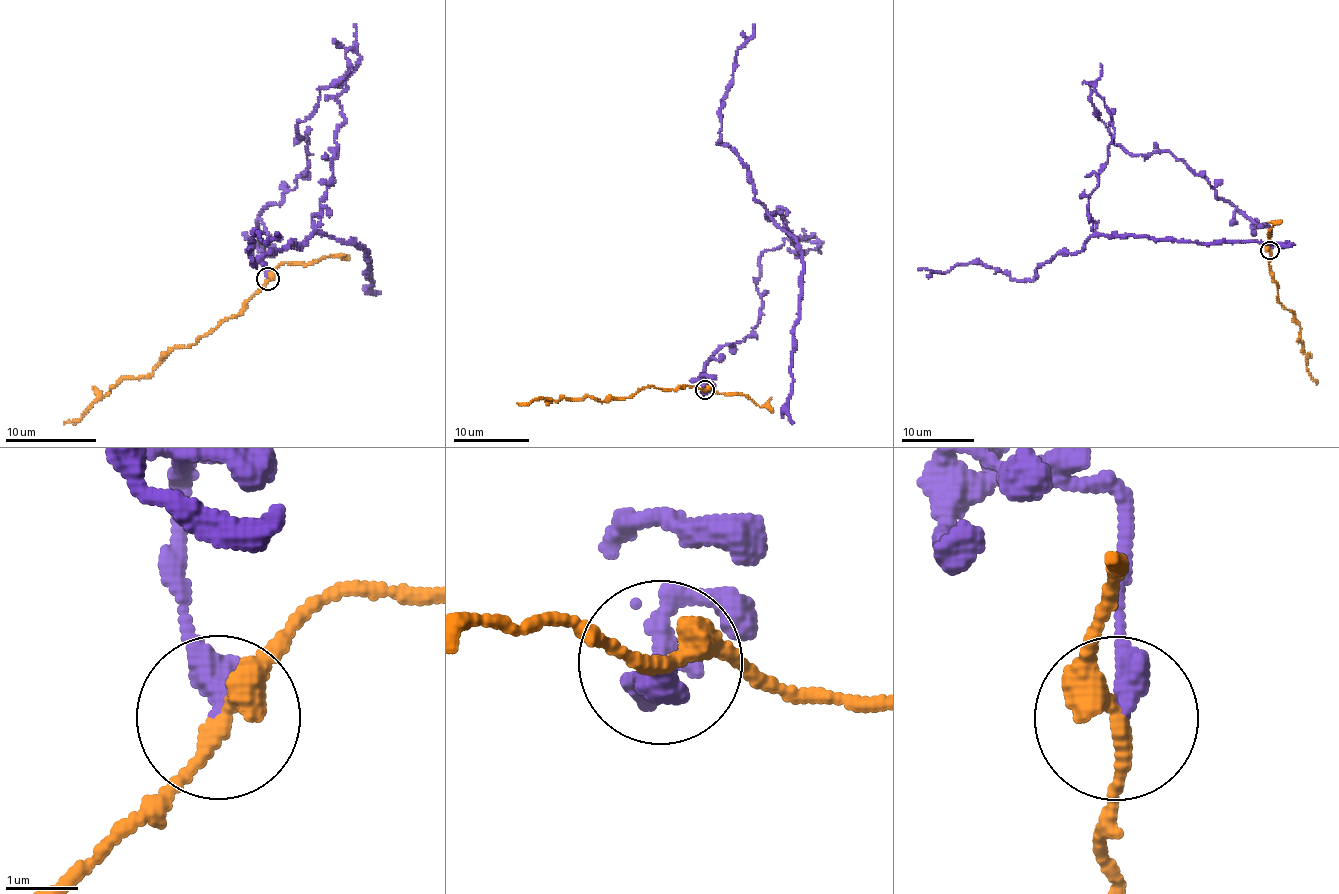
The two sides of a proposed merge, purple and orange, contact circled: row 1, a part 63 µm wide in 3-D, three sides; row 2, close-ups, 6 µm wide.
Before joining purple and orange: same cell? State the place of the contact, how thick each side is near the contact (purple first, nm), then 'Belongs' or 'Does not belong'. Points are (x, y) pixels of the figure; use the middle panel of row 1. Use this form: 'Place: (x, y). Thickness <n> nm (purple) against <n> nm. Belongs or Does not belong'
Place: (705, 390). Thickness 380 nm (purple) against 320 nm. Does not belong

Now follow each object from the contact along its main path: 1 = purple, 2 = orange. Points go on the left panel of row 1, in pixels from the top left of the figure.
1: (267, 278), (258, 220), (308, 168), (297, 125), (352, 49), (320, 224), (254, 266), (253, 235), (278, 234)
2: (267, 278), (236, 315), (225, 317), (194, 344), (175, 347), (145, 375), (121, 378), (79, 419), (64, 424)

